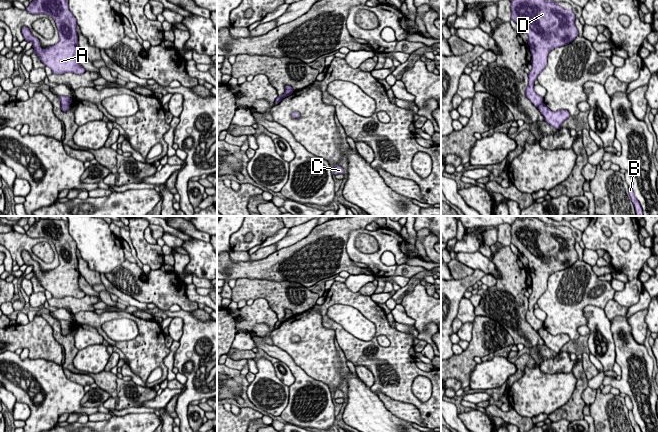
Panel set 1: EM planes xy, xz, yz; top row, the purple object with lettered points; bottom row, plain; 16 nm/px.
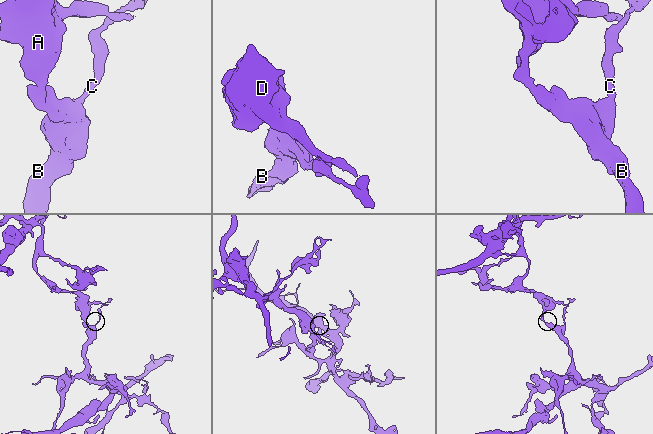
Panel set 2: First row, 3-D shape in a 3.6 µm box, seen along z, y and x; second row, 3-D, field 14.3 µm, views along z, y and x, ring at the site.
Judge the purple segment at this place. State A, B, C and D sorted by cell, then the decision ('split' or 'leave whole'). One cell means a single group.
groups A D / B C; split

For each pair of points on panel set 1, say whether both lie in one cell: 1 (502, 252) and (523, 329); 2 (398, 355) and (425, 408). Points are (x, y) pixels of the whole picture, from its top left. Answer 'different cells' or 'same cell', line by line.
1: same cell
2: same cell

